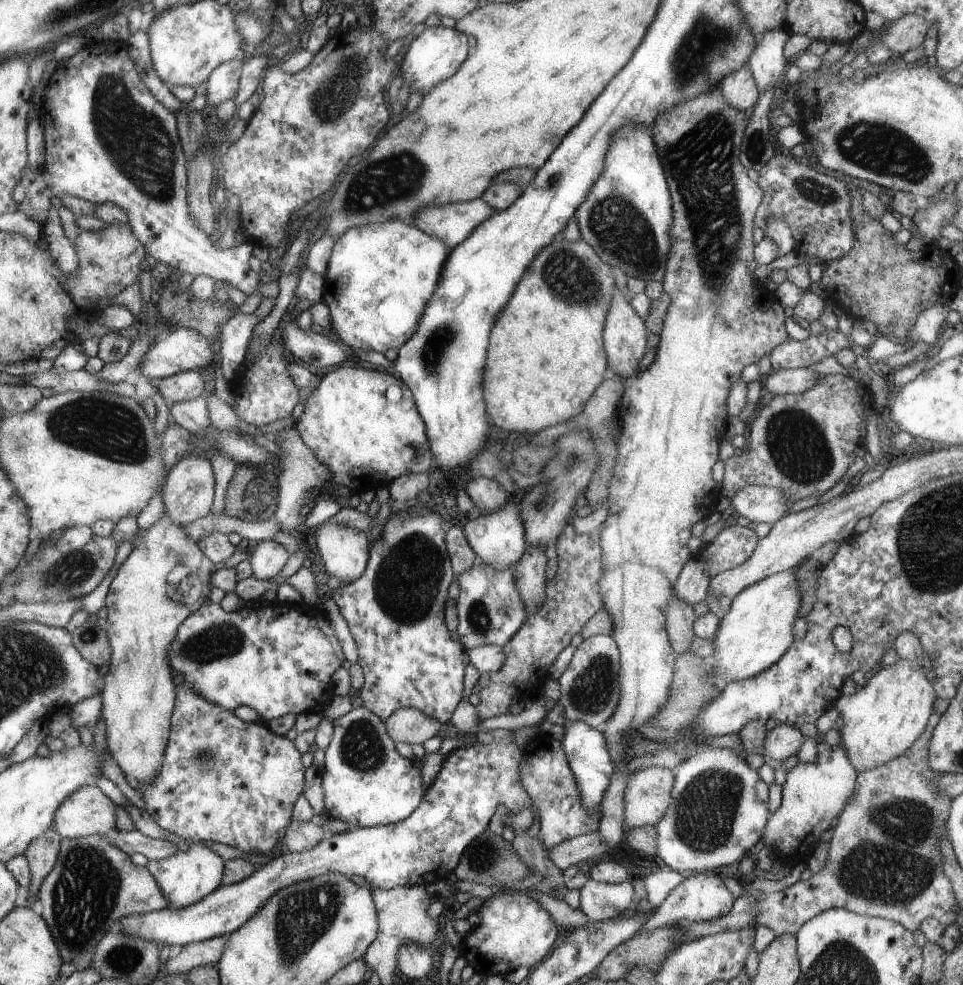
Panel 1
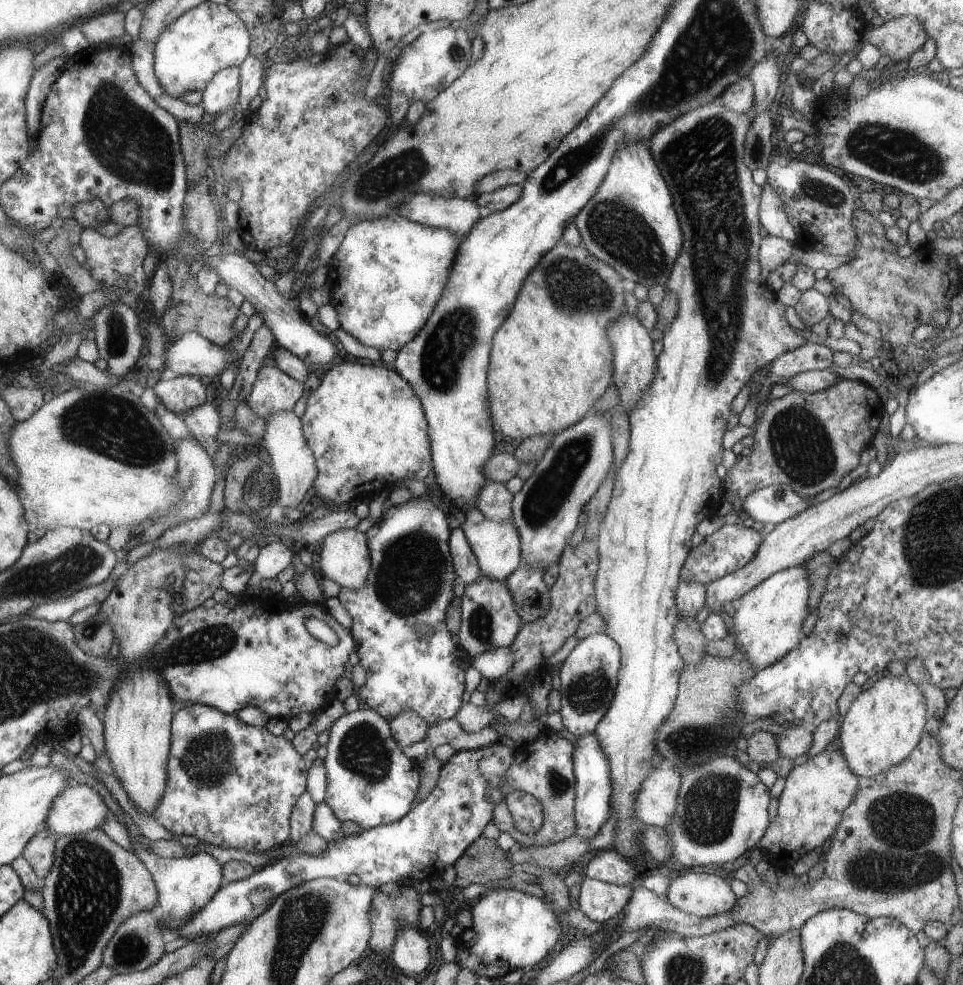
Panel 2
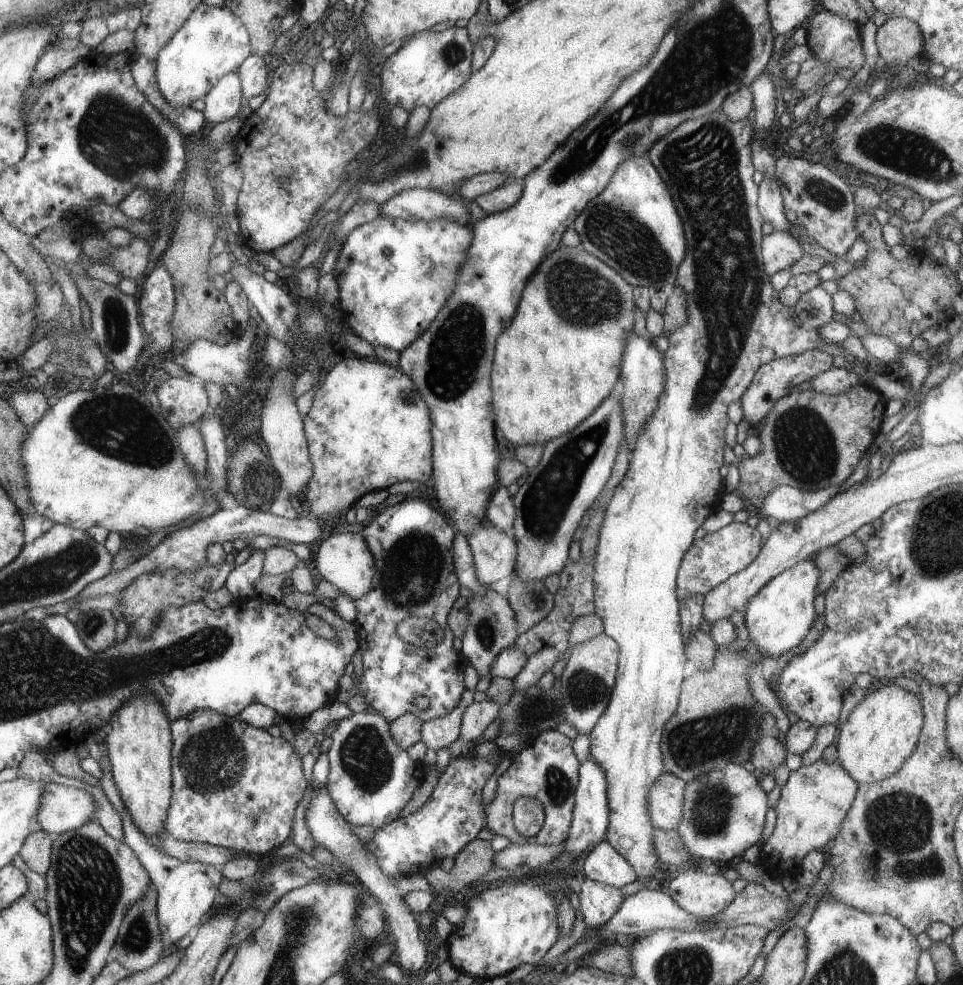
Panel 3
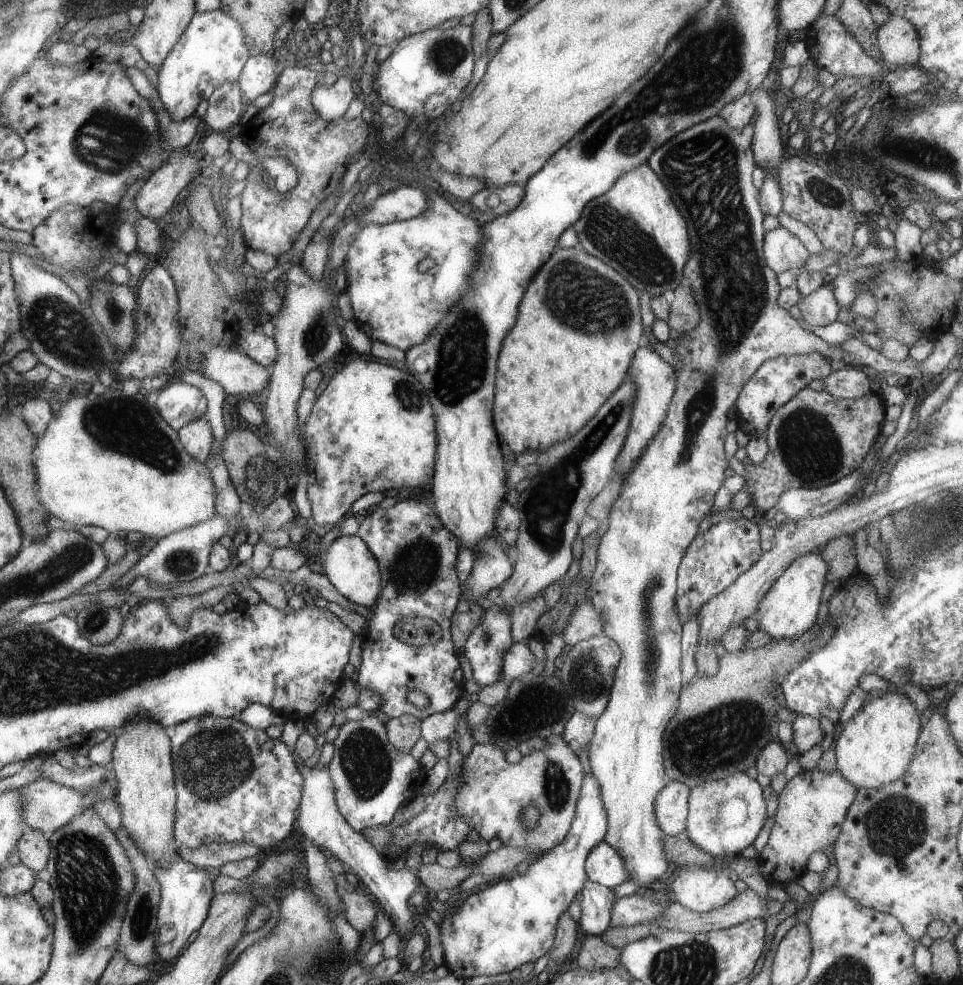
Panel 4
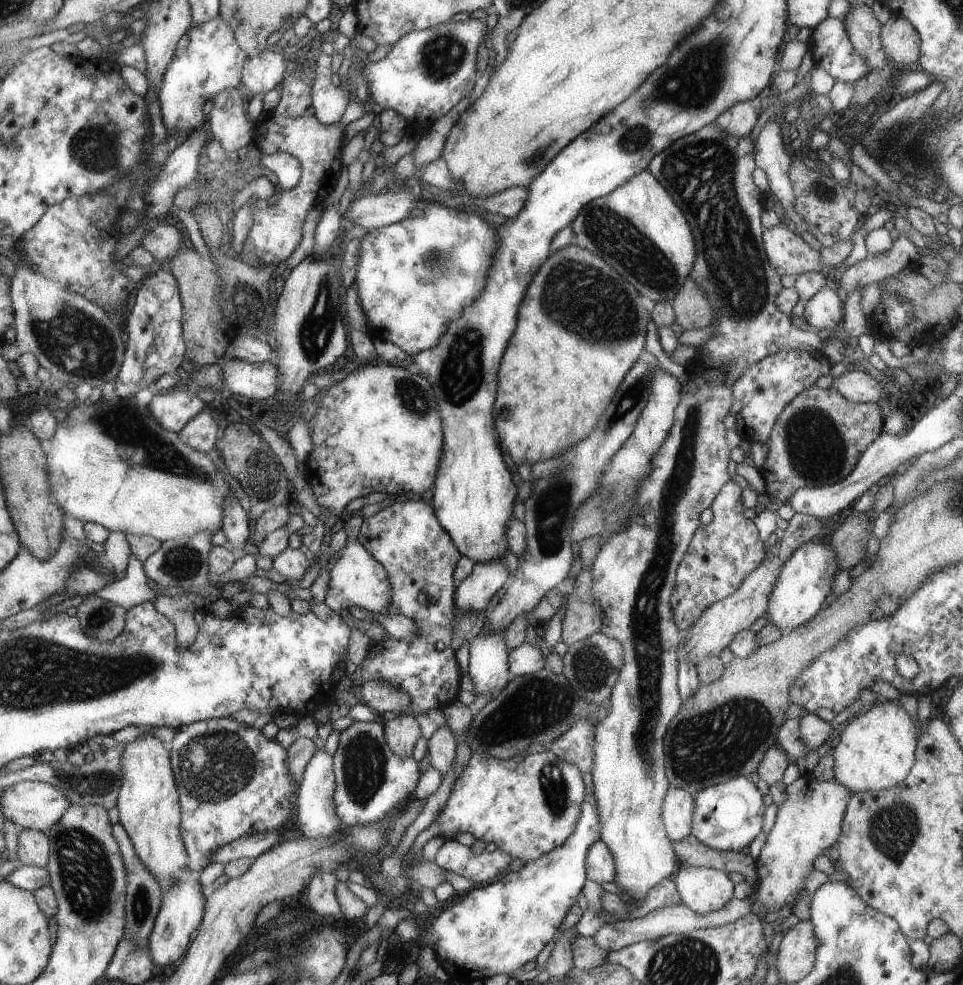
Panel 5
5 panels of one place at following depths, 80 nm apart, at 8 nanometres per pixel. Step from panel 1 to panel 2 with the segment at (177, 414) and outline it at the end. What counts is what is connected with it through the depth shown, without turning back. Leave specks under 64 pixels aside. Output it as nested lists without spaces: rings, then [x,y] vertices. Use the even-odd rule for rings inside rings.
[[[205,402],[184,417],[181,417],[189,428],[189,432],[199,442],[199,445],[211,456],[212,460],[222,445],[218,441],[220,434],[220,413],[210,402]]]

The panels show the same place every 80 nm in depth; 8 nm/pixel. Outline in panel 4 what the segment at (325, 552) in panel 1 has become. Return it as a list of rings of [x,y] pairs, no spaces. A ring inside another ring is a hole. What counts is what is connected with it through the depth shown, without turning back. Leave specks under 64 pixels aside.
[[[358,535],[339,536],[328,548],[324,561],[318,556],[318,562],[322,563],[330,584],[344,596],[360,606],[371,608],[379,602],[382,594],[382,578],[379,562],[374,558],[368,544]]]

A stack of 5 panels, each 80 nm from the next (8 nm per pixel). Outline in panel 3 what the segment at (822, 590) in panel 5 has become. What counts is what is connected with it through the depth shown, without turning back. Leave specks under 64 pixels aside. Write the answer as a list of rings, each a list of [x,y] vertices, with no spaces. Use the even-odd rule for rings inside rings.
[[[804,559],[770,579],[747,602],[745,620],[753,644],[751,649],[758,650],[762,658],[777,658],[804,640],[817,618],[814,600],[819,594],[820,575],[814,559]]]

